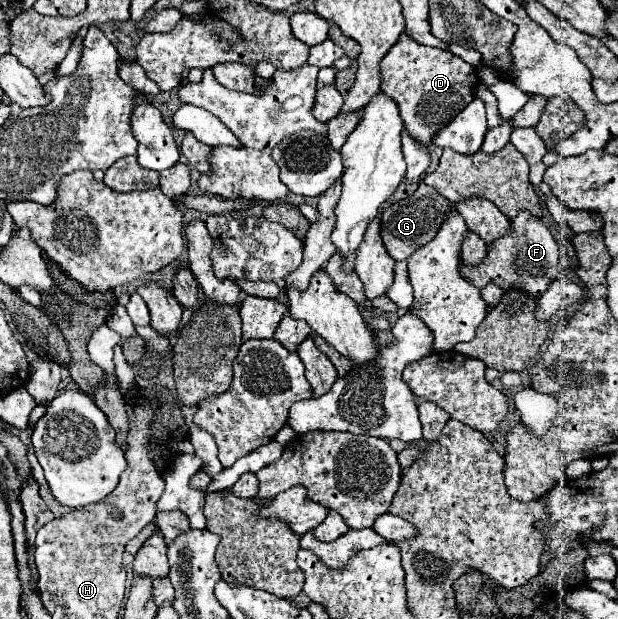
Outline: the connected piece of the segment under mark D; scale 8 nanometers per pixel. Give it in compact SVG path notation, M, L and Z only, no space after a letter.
M406 32L400 34L398 42L388 50L380 62L382 72L382 92L398 102L404 128L410 130L410 136L418 140L424 148L434 144L434 136L458 114L476 94L476 68L466 64L460 56L442 50L418 44Z

